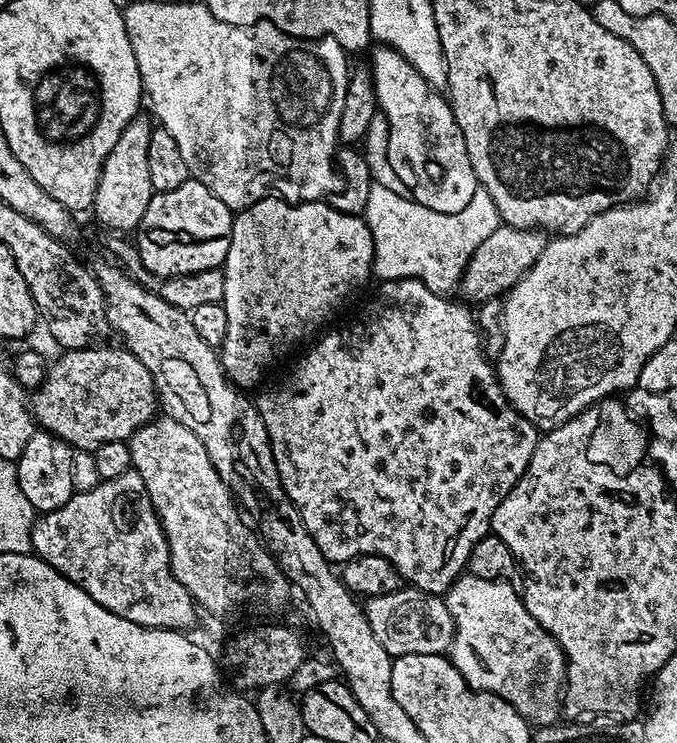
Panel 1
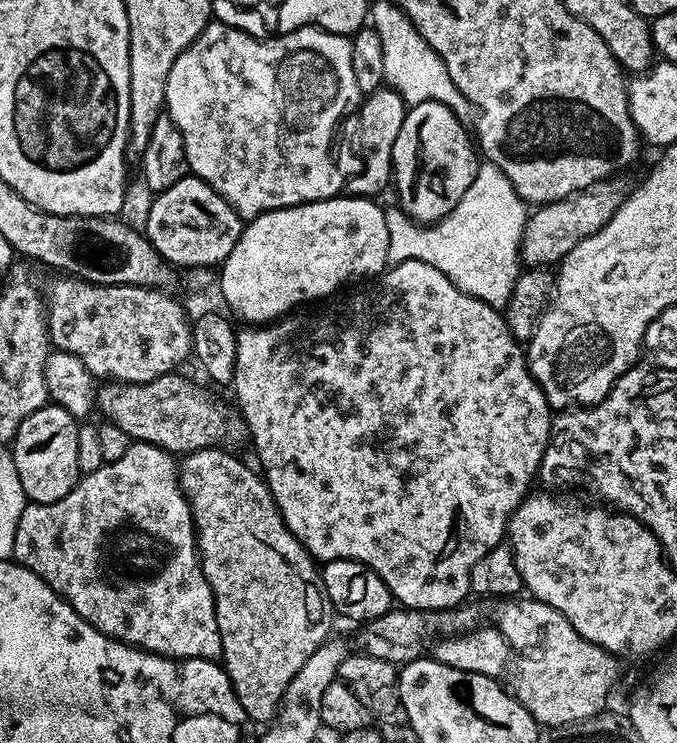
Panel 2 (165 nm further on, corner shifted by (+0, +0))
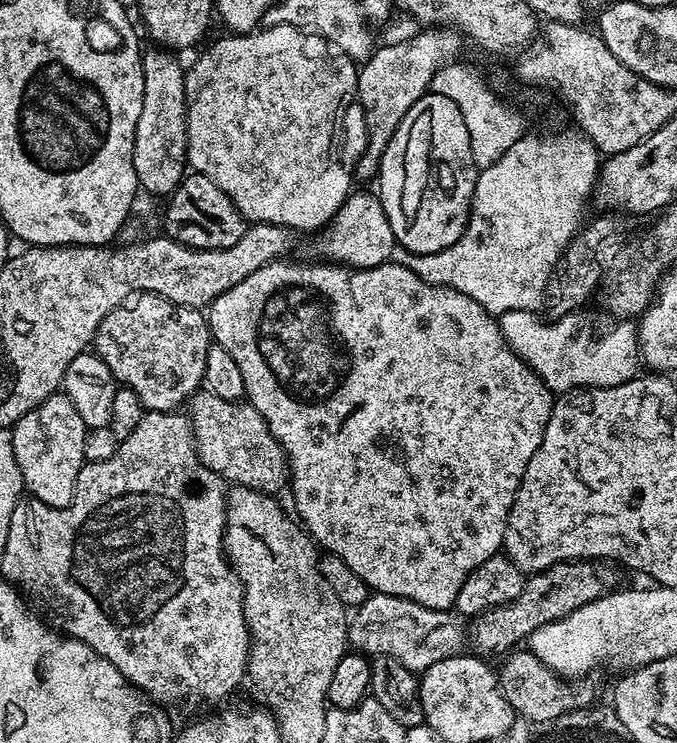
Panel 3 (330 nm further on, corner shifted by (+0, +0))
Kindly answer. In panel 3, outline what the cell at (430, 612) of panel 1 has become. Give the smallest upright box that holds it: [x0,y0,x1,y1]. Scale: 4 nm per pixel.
[498,650,597,726]

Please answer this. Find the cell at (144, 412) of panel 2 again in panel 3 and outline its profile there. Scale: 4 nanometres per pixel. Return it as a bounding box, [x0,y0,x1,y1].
[190,390,290,494]

